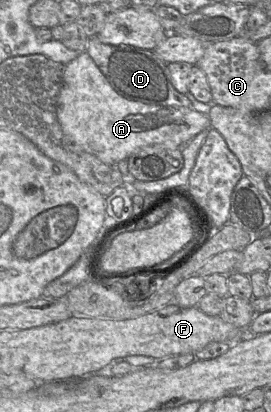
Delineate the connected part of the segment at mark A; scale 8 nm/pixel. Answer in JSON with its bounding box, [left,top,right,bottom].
[57,52,211,165]

